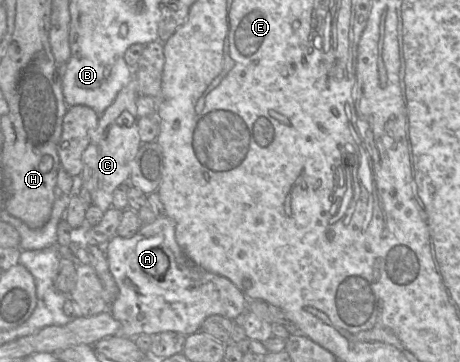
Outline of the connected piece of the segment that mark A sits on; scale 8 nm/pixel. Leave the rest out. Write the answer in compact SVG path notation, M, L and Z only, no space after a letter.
M167 216L141 226L130 238L115 235L103 249L110 273L118 288L117 297L109 308L114 319L120 323L120 330L114 336L133 339L139 334L154 335L168 331L188 336L199 331L203 320L211 315L233 320L246 312L248 299L230 280L206 271L183 252L176 241L175 223Z

